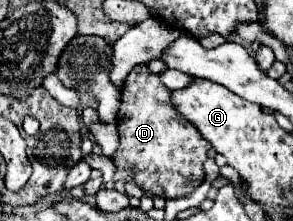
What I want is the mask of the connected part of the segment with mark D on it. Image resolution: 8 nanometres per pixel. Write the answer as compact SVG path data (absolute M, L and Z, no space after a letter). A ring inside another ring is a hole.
M146 64L136 66L130 76L126 78L126 84L122 88L122 96L120 96L120 108L116 114L116 124L118 124L118 132L120 132L120 146L114 158L116 164L116 174L114 180L122 180L122 182L136 182L142 190L152 192L156 196L162 198L180 198L180 196L188 196L192 194L202 182L204 182L204 160L208 158L206 152L210 150L210 142L206 142L194 124L190 124L182 114L178 114L174 110L172 98L170 98L172 90L168 90L162 80L158 78L158 74L152 74L148 70Z

